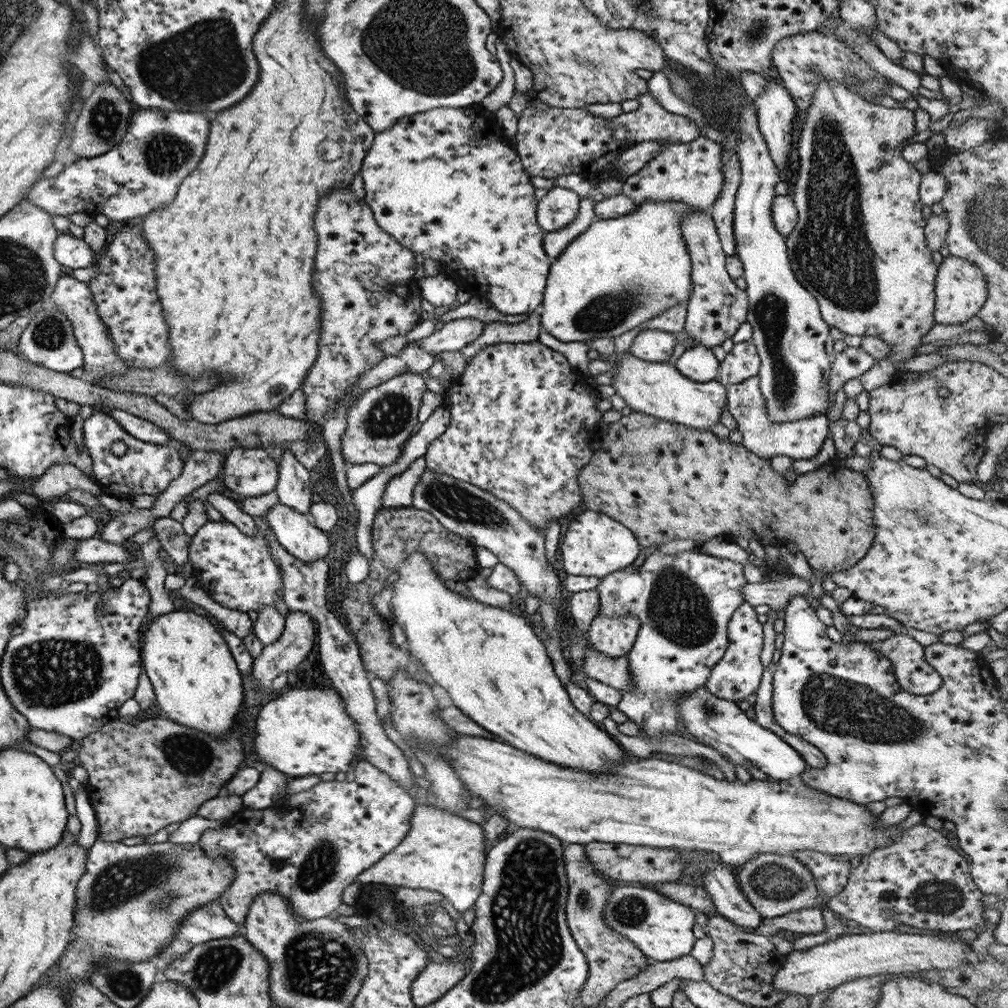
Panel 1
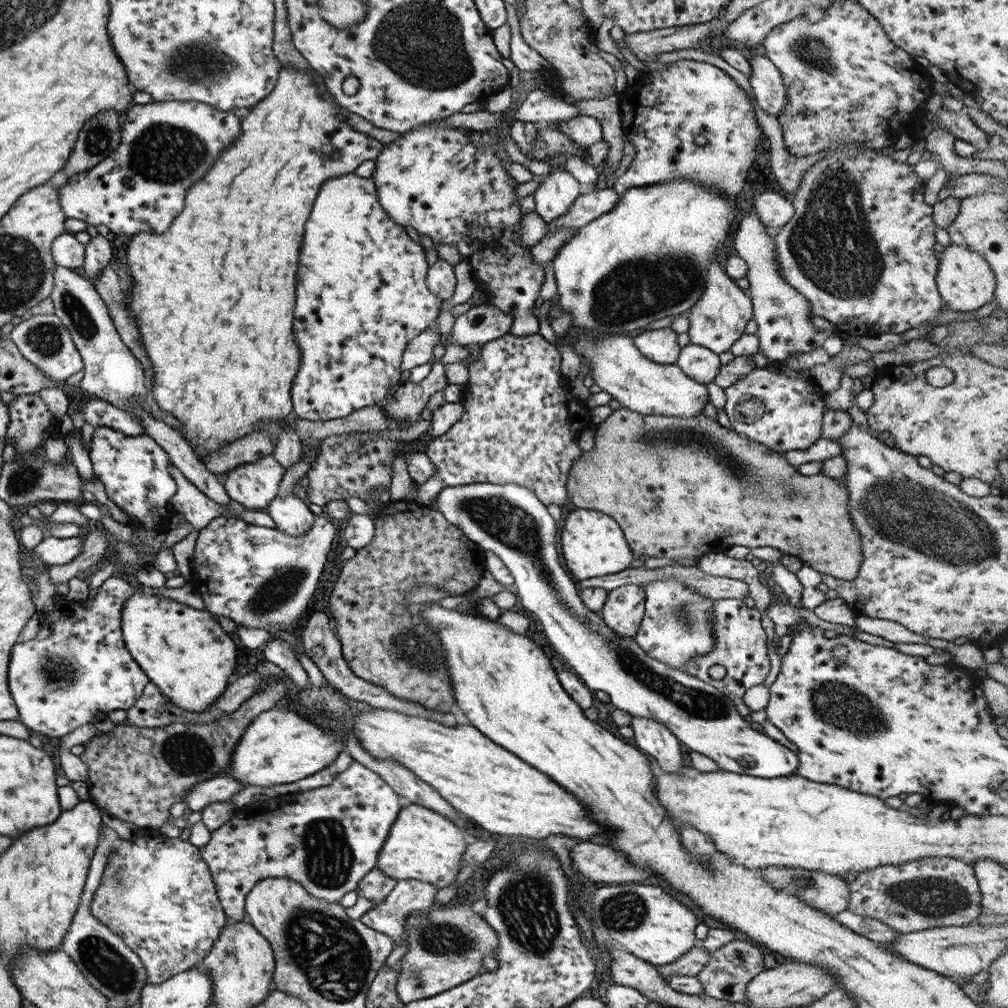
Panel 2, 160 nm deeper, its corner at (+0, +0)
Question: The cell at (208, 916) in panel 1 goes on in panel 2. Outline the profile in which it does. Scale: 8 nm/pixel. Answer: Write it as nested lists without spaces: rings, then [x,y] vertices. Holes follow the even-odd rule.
[[[156,829],[139,831],[127,840],[117,839],[102,878],[88,904],[89,914],[121,938],[138,956],[145,969],[145,982],[149,984],[165,982],[169,977],[196,966],[229,922],[198,848],[188,841],[165,837]]]

